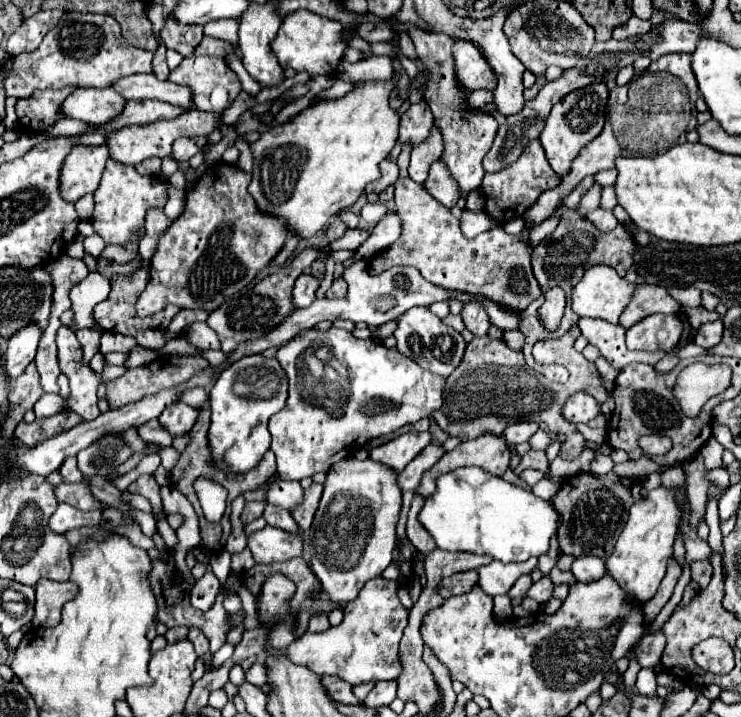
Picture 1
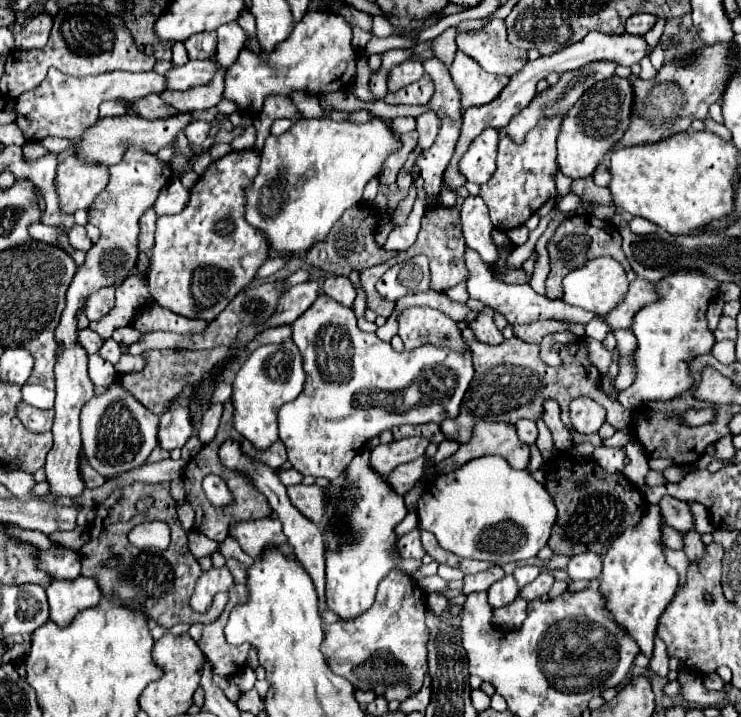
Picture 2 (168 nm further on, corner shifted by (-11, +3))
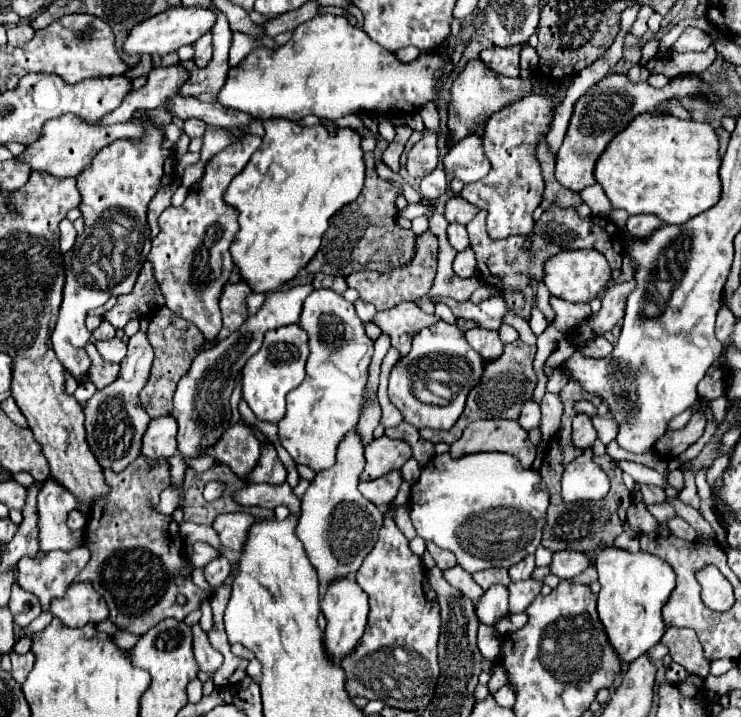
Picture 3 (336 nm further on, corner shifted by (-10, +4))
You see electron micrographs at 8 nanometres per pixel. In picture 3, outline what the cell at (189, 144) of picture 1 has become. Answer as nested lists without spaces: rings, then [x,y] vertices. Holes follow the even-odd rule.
[[[187,119],[183,129],[185,129],[185,133],[187,133],[189,137],[201,137],[203,131],[205,131],[205,127],[207,127],[207,125],[203,125],[203,121],[199,121],[199,119]]]

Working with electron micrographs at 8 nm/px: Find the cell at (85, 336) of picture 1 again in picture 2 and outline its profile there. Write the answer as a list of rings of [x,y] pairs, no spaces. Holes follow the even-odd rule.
[[[130,276],[116,288],[116,308],[106,314],[98,322],[90,322],[90,328],[100,334],[104,340],[112,338],[112,332],[120,326],[128,326],[134,322],[134,316],[142,302],[150,298],[146,278],[142,276]]]

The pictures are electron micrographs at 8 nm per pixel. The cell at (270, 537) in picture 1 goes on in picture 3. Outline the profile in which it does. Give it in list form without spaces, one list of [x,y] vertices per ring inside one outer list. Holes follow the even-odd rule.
[[[227,513],[227,515],[215,517],[213,529],[219,535],[221,547],[241,551],[243,541],[247,539],[247,531],[253,523],[255,523],[255,517],[249,513]]]

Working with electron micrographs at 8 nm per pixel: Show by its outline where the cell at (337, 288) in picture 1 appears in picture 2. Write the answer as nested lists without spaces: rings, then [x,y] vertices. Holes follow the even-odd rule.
[[[328,276],[322,284],[322,290],[324,290],[324,294],[328,294],[336,302],[340,302],[342,306],[352,308],[356,292],[354,292],[352,282],[346,276]]]

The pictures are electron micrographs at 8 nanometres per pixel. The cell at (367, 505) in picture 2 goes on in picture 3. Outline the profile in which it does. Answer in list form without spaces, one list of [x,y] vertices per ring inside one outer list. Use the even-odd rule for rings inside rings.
[[[353,577],[333,581],[327,587],[327,593],[325,593],[323,601],[321,601],[321,611],[323,611],[325,619],[327,619],[327,627],[323,631],[323,647],[325,647],[327,655],[329,655],[329,659],[335,659],[335,663],[339,665],[343,661],[343,657],[347,657],[347,655],[351,655],[355,651],[355,645],[363,637],[363,631],[365,631],[365,625],[367,625],[367,613],[369,613],[367,595],[355,583]]]

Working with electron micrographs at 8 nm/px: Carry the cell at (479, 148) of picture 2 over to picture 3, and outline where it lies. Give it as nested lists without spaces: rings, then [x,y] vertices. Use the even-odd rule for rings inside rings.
[[[479,135],[465,137],[457,145],[453,145],[443,159],[443,167],[447,175],[463,183],[475,183],[483,179],[489,173],[491,163],[483,153],[481,137]]]

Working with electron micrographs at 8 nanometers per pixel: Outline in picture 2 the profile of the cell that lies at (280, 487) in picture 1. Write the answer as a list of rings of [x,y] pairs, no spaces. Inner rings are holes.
[[[294,468],[284,470],[284,472],[278,472],[278,476],[280,476],[280,482],[282,482],[284,486],[294,486],[294,484],[300,484],[300,482],[302,482],[302,474],[296,472]]]

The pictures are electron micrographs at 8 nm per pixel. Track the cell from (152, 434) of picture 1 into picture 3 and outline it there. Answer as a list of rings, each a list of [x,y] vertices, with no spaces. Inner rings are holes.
[[[139,331],[127,341],[127,355],[121,361],[119,377],[105,389],[97,391],[85,405],[87,443],[103,469],[123,471],[141,453],[141,437],[151,417],[139,405],[139,391],[147,383],[151,361],[153,361],[153,347],[147,341],[147,335]]]

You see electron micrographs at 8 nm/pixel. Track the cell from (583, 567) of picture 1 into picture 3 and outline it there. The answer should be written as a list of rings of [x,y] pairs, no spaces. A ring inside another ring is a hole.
[[[557,551],[557,553],[553,553],[553,561],[551,561],[549,569],[559,579],[573,579],[581,571],[585,571],[589,563],[591,563],[591,559],[587,559],[585,553],[579,553],[579,551]]]

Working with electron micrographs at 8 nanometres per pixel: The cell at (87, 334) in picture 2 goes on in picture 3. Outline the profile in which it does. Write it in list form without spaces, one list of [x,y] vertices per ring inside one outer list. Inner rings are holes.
[[[103,321],[101,325],[99,325],[99,329],[95,329],[93,331],[93,339],[97,339],[97,341],[101,341],[101,339],[113,339],[115,337],[115,327],[109,323],[109,321]]]

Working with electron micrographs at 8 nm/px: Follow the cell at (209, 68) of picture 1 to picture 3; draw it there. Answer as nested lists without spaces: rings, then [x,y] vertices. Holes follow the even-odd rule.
[[[181,65],[171,67],[157,67],[151,69],[145,87],[139,91],[127,93],[123,103],[107,113],[99,123],[101,125],[113,125],[113,123],[127,123],[135,111],[151,111],[163,105],[167,97],[175,97],[179,93],[181,85],[189,79],[189,73]]]

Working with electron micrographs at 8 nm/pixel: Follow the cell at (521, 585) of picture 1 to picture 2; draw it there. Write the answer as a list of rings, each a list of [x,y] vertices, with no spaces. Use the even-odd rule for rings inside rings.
[[[520,566],[520,568],[514,570],[514,578],[516,578],[516,582],[518,582],[520,588],[526,586],[526,584],[530,584],[538,574],[540,574],[538,566]]]

